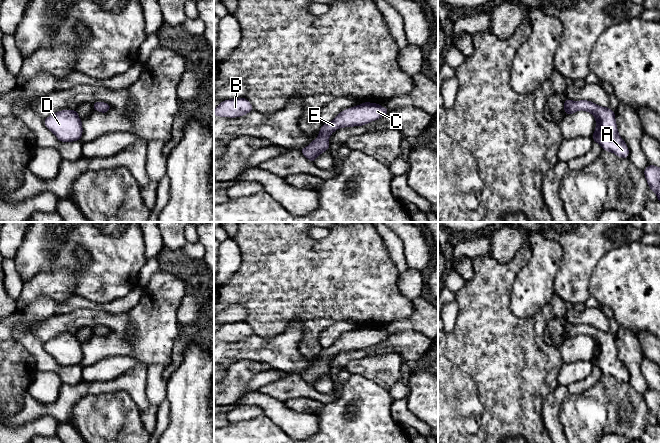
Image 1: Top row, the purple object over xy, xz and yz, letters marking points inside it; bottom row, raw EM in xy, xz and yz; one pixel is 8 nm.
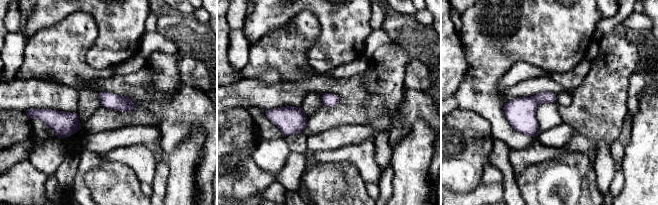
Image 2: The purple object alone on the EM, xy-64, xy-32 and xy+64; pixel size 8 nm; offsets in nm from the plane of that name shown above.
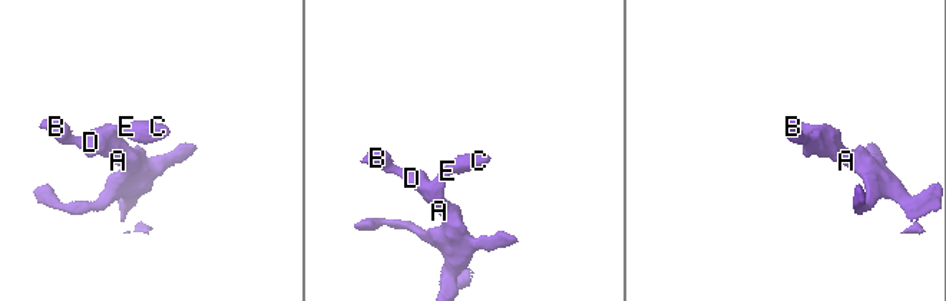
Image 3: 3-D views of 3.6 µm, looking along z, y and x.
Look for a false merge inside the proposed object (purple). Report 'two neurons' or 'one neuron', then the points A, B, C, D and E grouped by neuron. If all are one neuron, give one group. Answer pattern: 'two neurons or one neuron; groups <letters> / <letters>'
one neuron; groups A B C D E

